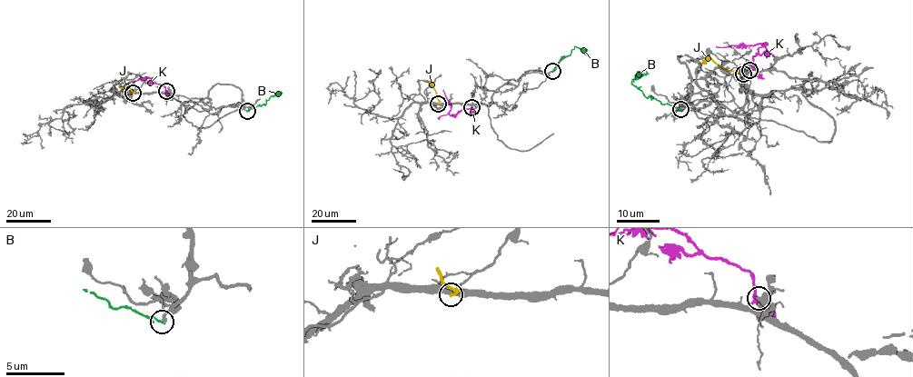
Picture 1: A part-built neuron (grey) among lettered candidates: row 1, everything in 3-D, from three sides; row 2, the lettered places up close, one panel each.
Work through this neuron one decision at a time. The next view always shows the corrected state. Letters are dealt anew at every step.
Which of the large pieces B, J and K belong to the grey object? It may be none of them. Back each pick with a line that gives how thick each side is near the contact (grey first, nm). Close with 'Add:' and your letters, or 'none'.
Add: none

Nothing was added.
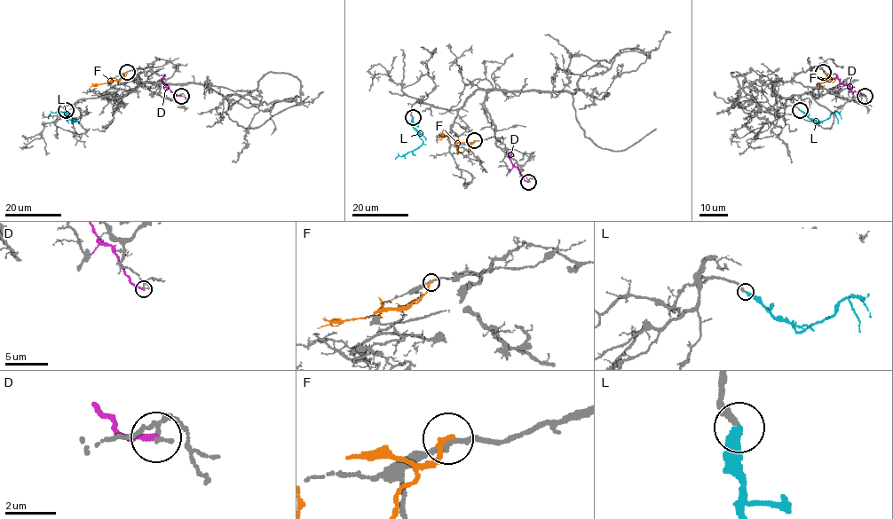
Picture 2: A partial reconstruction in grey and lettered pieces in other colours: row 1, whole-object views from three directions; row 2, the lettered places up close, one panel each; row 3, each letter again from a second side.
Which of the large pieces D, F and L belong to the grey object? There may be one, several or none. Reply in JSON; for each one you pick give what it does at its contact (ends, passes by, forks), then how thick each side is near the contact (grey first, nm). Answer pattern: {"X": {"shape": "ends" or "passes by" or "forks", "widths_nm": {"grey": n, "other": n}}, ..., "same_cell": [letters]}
{"L": {"shape": "ends", "widths_nm": {"grey": 260, "other": 360}}, "same_cell": ["L"]}

